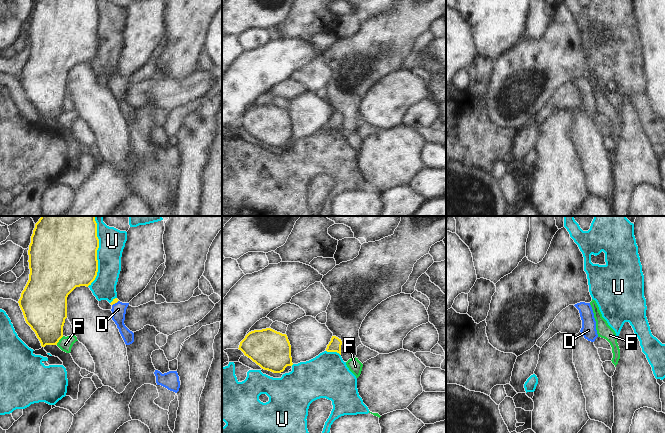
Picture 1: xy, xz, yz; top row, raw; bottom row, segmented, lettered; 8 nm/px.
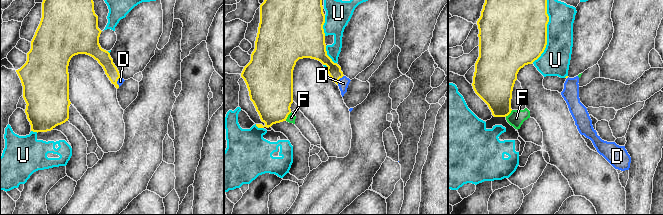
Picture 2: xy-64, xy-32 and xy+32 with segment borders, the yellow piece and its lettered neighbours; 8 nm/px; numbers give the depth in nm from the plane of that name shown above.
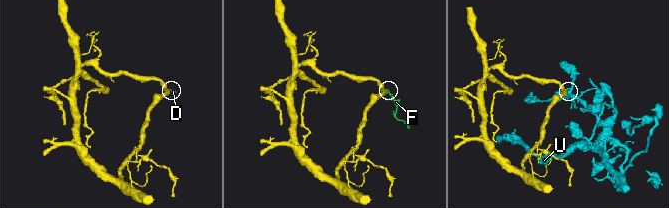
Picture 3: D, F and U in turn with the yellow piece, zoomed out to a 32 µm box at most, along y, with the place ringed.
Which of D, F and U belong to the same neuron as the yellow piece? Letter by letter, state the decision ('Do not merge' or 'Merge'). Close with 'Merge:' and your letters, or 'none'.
D: Merge
F: Do not merge
U: Do not merge
Merge: D

